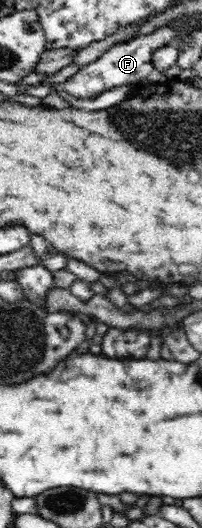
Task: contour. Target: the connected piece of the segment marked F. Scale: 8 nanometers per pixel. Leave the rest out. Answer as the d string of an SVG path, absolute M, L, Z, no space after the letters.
M170 25L158 28L152 34L140 36L130 41L122 41L113 45L108 52L102 54L96 62L88 64L80 68L72 79L66 80L60 87L69 95L77 100L88 100L88 98L96 98L105 90L116 88L118 86L135 86L142 85L144 80L160 80L162 84L168 83L167 76L160 76L151 64L152 53L158 48L164 47L166 44L174 44L179 41L179 36L172 30Z

